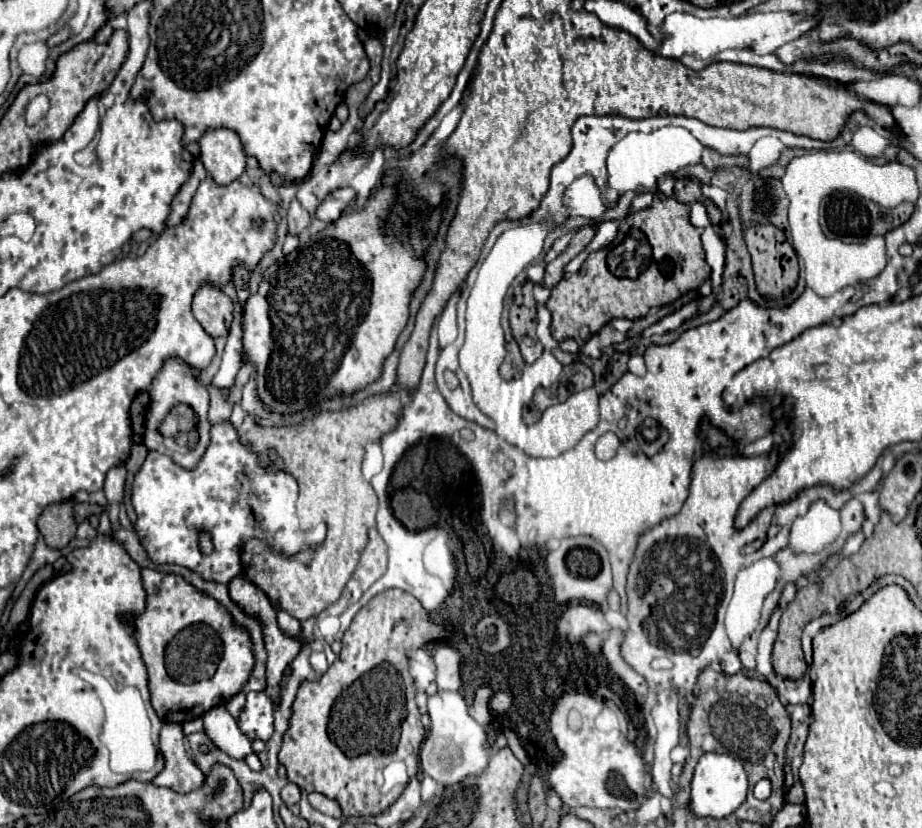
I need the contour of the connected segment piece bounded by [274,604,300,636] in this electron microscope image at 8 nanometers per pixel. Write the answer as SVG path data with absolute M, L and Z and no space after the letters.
M274 604L274 610L276 610L276 618L278 618L278 626L290 634L290 636L298 636L300 634L300 622L296 618L292 618L286 610L282 610L278 604Z

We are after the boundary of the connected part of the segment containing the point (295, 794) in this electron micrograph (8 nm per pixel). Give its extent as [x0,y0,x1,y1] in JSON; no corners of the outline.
[280,784,300,806]

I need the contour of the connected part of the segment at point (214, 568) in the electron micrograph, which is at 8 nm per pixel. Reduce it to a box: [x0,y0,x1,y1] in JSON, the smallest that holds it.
[132,422,324,582]

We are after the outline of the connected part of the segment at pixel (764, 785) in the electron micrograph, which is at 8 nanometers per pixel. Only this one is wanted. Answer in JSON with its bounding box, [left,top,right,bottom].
[753,780,772,800]

